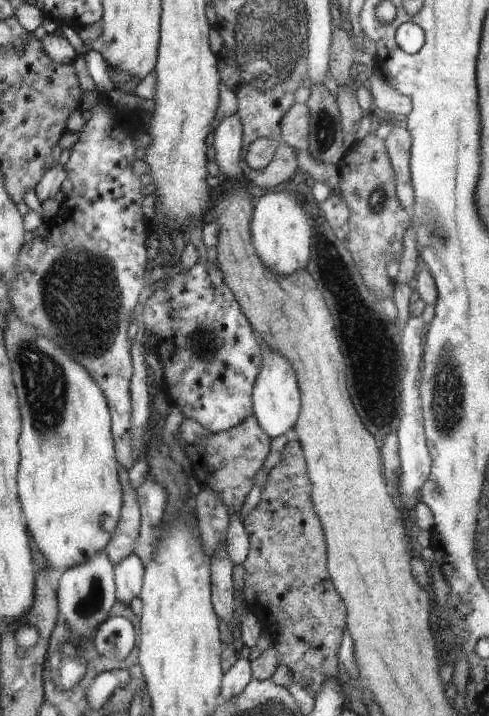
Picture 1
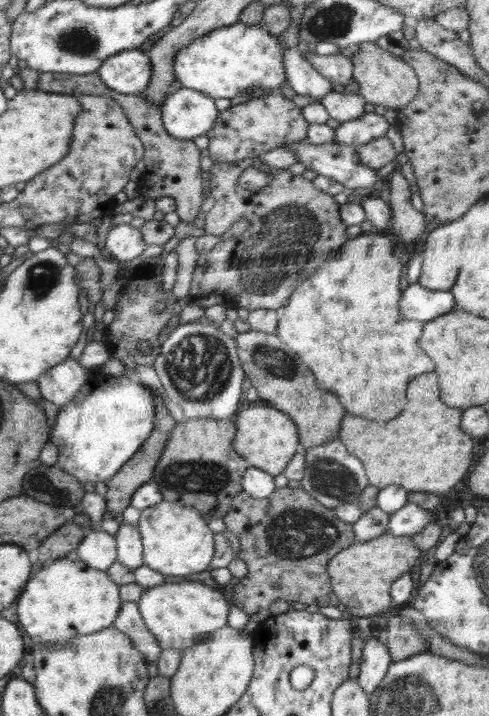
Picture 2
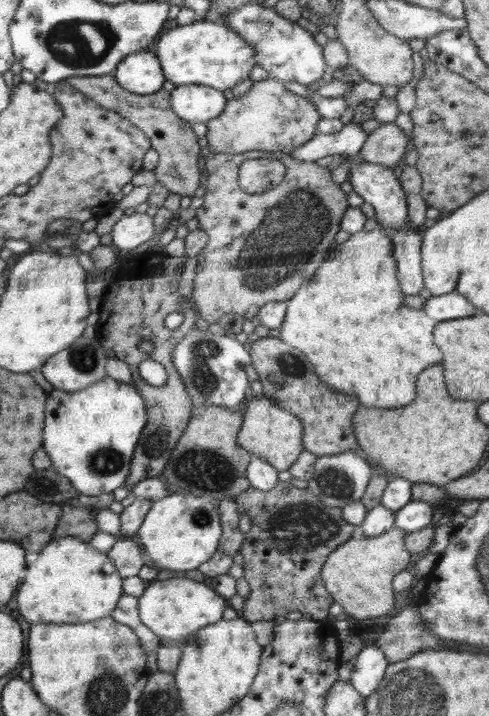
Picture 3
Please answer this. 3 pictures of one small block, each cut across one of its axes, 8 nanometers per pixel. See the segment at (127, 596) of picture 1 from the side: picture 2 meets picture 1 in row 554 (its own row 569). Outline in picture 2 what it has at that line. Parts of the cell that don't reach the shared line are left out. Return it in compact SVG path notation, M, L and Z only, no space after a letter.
M122 521L115 534L117 562L134 572L143 566L143 544L138 525Z

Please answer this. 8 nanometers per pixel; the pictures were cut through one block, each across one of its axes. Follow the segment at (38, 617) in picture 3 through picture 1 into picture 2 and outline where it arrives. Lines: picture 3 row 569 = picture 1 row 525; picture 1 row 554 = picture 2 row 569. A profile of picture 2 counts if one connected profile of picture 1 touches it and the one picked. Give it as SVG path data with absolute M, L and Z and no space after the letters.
M65 557L41 566L34 578L25 586L25 593L18 598L17 612L20 624L33 642L54 644L60 640L70 640L77 636L92 634L104 628L112 627L123 600L119 597L119 585L114 583L106 571L88 567L78 558Z

